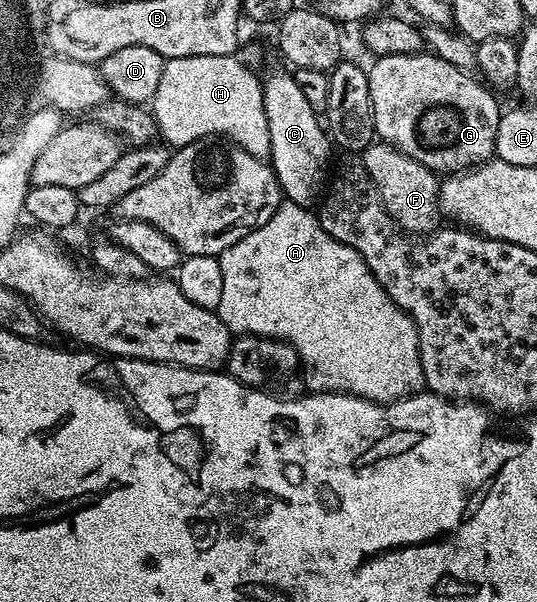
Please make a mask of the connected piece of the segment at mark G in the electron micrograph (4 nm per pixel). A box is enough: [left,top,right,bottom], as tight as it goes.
[368,51,502,175]

